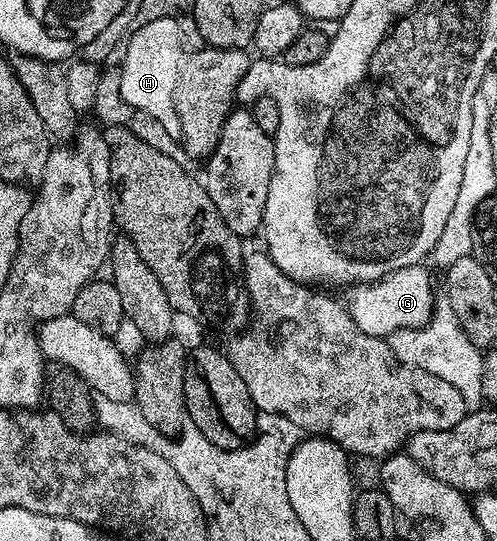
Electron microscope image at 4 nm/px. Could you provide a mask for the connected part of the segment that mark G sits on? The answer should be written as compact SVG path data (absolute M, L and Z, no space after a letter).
M424 264L408 265L399 271L391 271L372 283L362 283L350 288L347 308L351 319L367 335L388 338L400 329L421 329L433 318L435 296L433 281Z

